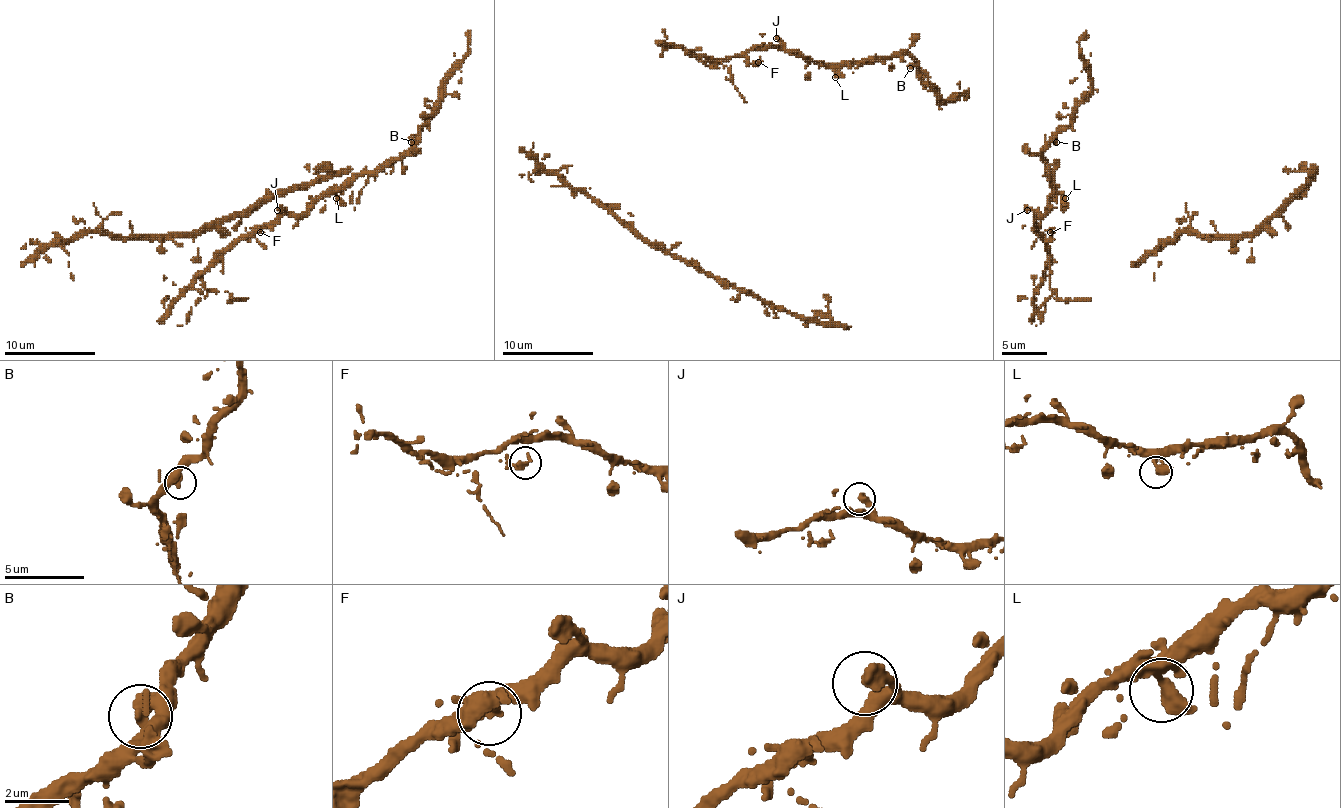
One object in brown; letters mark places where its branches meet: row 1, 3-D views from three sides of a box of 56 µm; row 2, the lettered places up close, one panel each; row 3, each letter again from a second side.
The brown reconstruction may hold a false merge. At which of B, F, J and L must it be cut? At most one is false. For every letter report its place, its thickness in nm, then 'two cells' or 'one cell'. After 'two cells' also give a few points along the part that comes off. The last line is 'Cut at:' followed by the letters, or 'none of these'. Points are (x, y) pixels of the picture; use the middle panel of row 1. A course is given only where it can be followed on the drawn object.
B: at (910, 68); 480 nm thick; one cell
F: at (758, 62); 440 nm thick; one cell
J: at (776, 38); 480 nm thick; one cell
L: at (835, 77); 500 nm thick; one cell
Cut at: none of these

